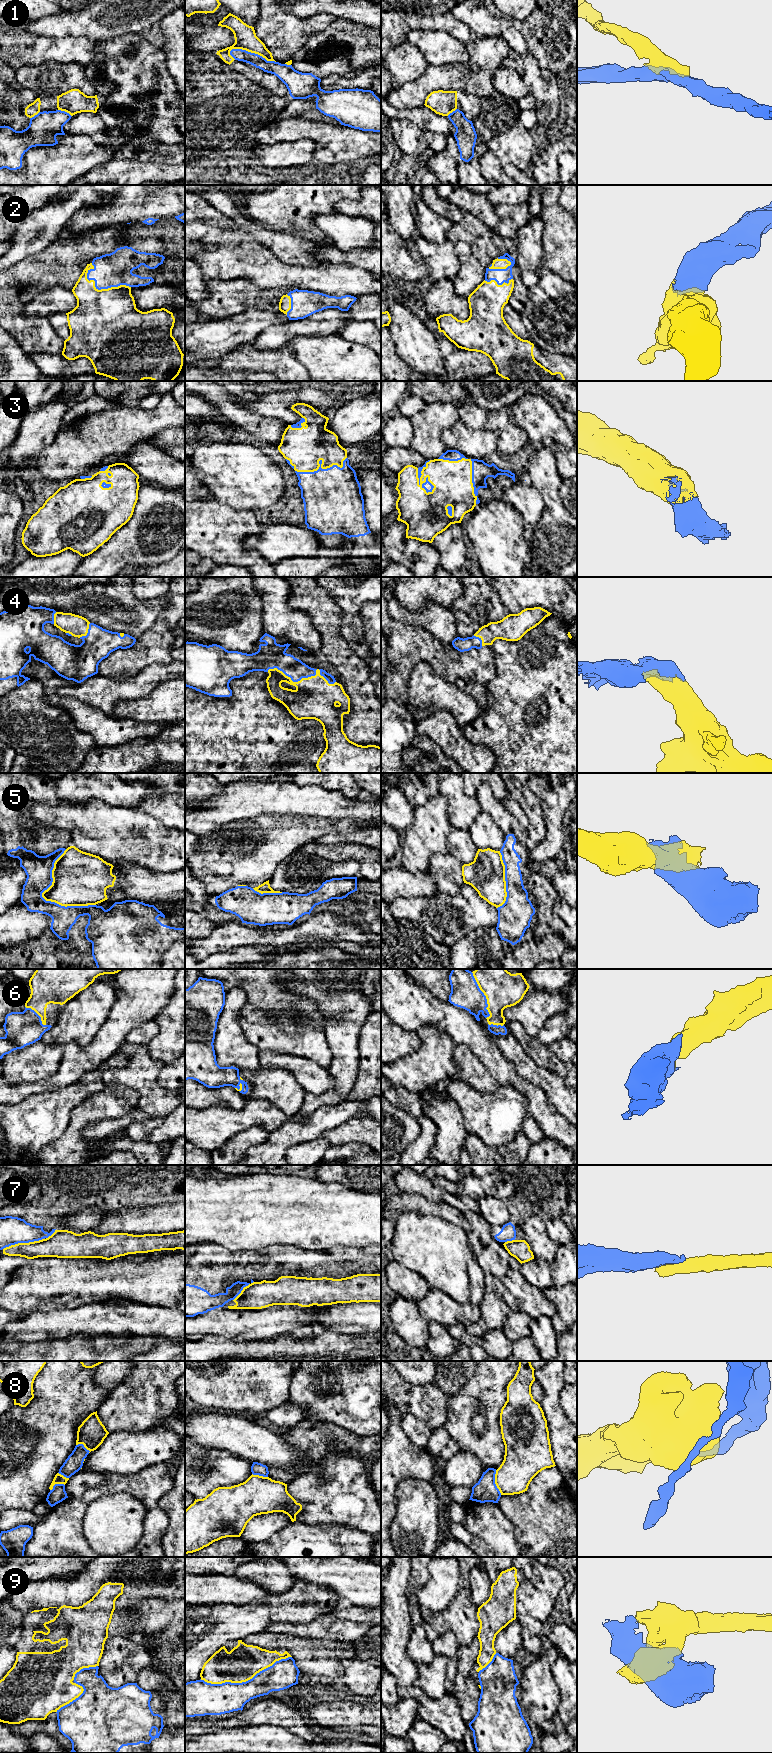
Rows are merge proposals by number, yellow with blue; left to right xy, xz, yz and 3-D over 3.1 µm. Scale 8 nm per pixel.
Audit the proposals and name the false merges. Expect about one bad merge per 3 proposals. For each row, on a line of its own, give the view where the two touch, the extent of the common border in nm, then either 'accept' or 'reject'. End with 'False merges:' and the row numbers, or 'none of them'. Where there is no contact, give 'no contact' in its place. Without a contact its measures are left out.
1: contact in xz; length 380 nm; reject
2: contact in xy; length 380 nm; accept
3: contact in yz; length 280 nm; accept
4: contact in xz; length 550 nm; accept
5: contact in xy; length 500 nm; reject
6: contact in yz; length 400 nm; accept
7: contact in xy; length 340 nm; reject
8: contact in yz; length 200 nm; reject
9: contact in xz; length 750 nm; reject
False merges: 1, 5, 7, 8, 9

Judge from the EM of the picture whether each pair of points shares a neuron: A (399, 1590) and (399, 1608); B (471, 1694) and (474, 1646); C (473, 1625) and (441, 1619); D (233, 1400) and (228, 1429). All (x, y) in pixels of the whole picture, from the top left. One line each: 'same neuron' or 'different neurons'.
A: same neuron
B: same neuron
C: same neuron
D: different neurons

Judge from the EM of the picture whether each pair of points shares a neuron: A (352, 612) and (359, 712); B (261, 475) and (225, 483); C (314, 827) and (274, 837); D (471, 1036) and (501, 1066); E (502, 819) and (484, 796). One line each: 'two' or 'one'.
A: two
B: one
C: one
D: one
E: one

